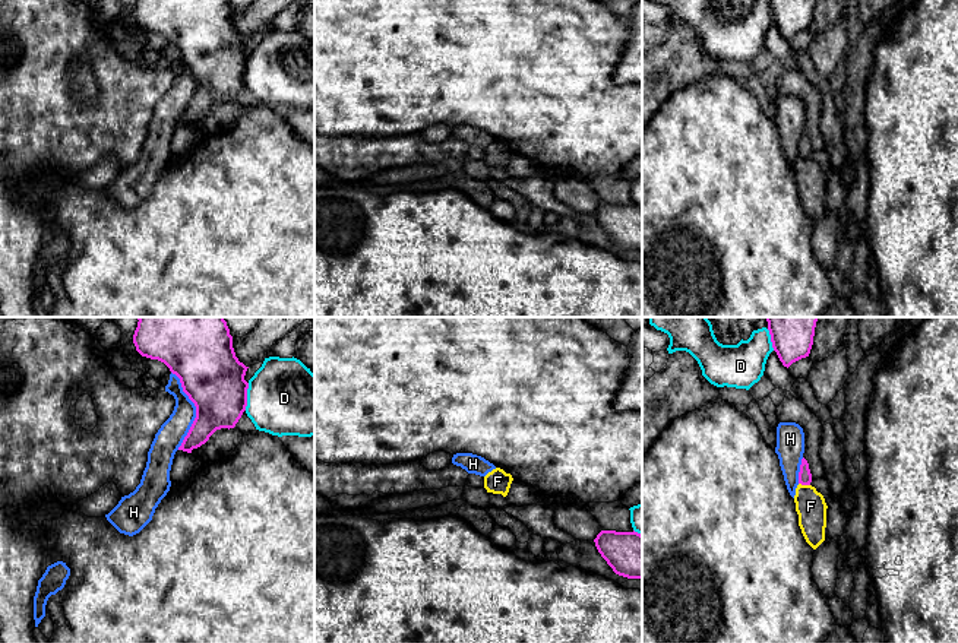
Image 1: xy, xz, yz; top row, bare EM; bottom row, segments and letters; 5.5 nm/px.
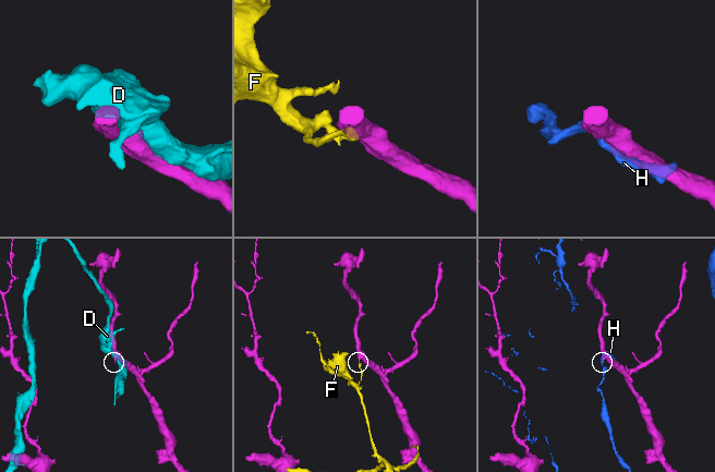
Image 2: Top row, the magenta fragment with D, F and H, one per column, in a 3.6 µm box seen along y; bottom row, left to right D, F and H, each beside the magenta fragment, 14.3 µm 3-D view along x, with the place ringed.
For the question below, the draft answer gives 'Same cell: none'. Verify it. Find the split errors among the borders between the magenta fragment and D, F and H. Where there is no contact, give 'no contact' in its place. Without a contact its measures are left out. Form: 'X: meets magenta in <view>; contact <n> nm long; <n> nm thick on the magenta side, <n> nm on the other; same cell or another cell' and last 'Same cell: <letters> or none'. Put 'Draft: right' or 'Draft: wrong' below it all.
D: meets magenta in xy; contact 150 nm long; 340 nm thick on the magenta side, 420 nm on the other; another cell
F: meets magenta in yz; contact 70 nm long; 80 nm thick on the magenta side, 170 nm on the other; another cell
H: meets magenta in xy; contact 440 nm long; 340 nm thick on the magenta side, 150 nm on the other; another cell
Same cell: none
Draft: right

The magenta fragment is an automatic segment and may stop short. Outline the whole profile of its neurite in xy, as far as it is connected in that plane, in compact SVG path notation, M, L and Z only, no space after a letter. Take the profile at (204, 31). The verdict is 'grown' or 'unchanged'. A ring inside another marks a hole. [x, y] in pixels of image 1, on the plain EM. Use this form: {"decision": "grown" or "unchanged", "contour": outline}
{"decision": "unchanged", "contour": "M136 0L133 16L142 29L164 35L180 51L183 64L196 79L196 91L178 123L192 126L193 121L205 117L216 102L235 99L247 79L249 56L244 48L249 39L235 29L228 0Z"}

